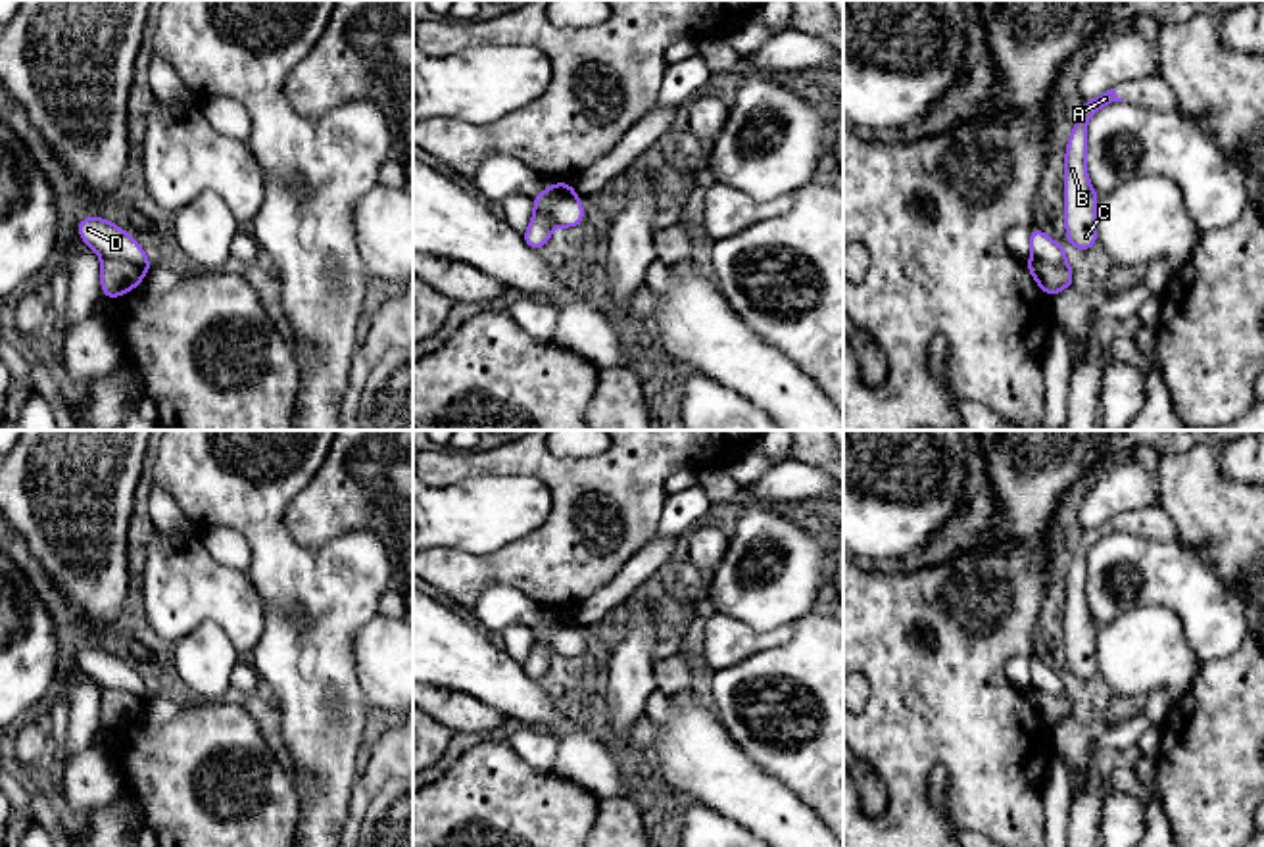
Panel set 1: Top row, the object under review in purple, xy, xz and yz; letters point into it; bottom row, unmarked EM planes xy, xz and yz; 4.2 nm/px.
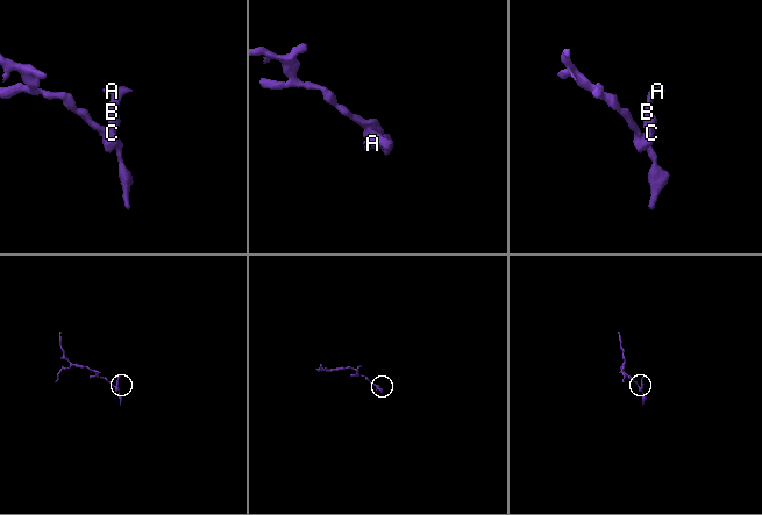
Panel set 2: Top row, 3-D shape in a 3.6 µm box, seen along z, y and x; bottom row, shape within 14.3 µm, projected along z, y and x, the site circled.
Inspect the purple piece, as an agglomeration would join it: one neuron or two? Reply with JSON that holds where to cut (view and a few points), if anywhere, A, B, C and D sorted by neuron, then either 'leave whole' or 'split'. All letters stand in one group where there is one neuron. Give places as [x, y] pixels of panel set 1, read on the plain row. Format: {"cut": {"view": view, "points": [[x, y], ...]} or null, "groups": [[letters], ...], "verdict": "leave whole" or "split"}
{"cut": {"view": "xy", "points": [[102, 688], [120, 688], [145, 703]]}, "groups": [["A", "B", "C"], ["D"]], "verdict": "split"}

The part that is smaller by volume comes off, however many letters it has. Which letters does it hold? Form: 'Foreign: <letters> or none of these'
Foreign: A, B, C

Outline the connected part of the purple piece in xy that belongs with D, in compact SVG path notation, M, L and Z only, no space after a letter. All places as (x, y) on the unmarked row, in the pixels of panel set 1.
M92 645L77 653L79 666L88 674L102 690L121 690L144 703L152 699L152 693L140 674L127 665L119 655Z

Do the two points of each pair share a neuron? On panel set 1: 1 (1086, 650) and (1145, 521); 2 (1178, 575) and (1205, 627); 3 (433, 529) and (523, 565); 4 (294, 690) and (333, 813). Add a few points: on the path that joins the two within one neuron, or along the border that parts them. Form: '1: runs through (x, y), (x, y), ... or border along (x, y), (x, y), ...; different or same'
1: runs through (1076, 609), (1076, 573), (1082, 550), (1105, 529); same
2: runs through (1190, 588), (1205, 604), (1205, 613); same
3: border along (533, 531), (488, 554), (467, 554), (448, 548); different
4: runs through (308, 721), (323, 742), (323, 782); same

